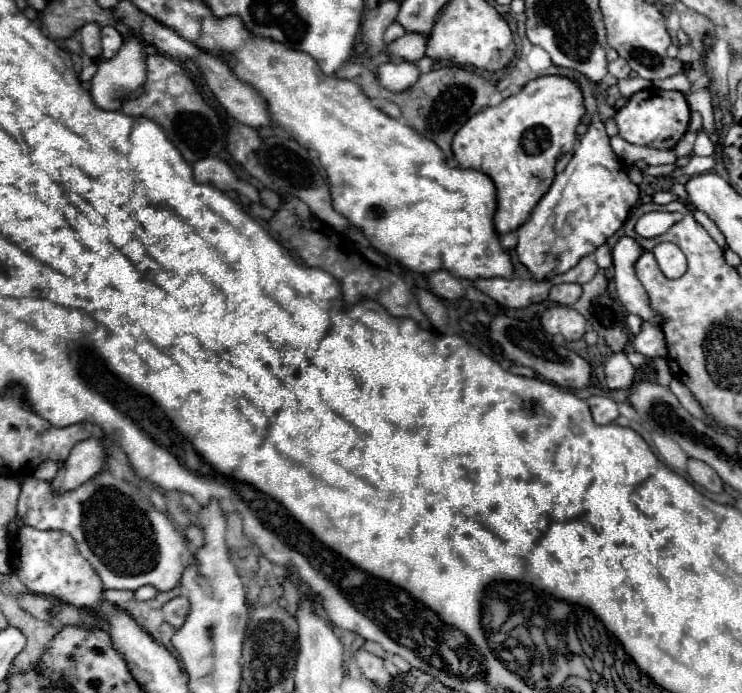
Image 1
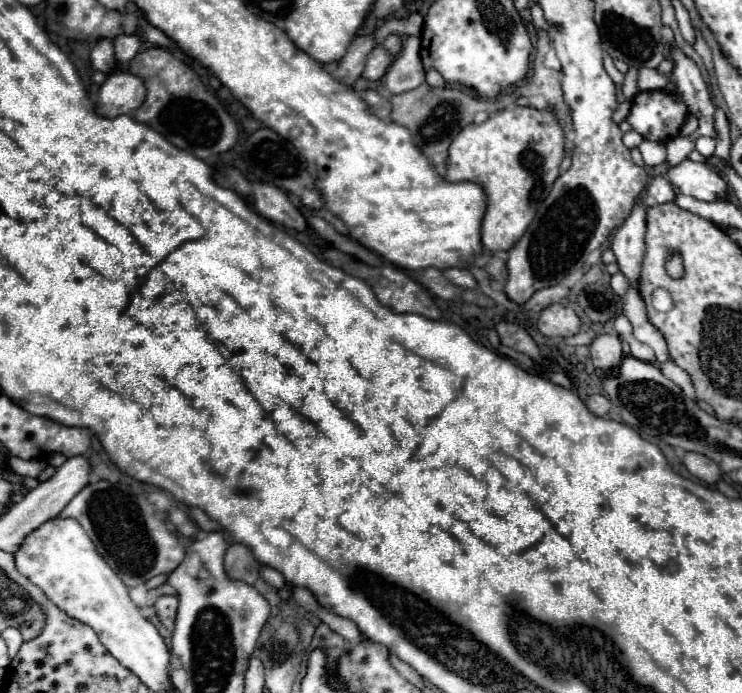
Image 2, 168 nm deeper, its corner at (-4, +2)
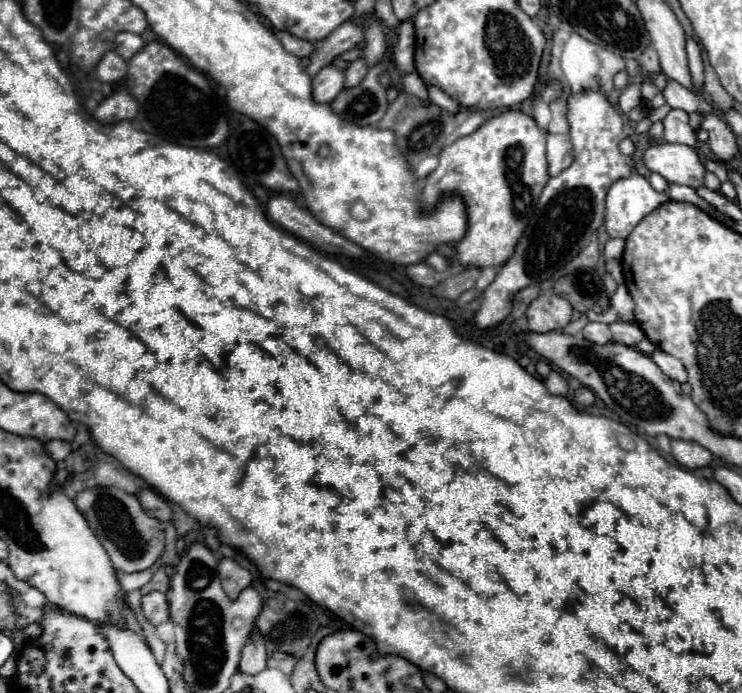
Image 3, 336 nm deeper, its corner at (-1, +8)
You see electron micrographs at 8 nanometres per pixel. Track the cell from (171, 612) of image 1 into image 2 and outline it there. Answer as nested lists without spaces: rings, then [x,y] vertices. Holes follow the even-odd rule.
[[[162,596],[156,600],[156,610],[158,610],[158,618],[160,622],[172,630],[174,628],[174,618],[176,618],[176,610],[178,610],[178,598],[176,596]]]

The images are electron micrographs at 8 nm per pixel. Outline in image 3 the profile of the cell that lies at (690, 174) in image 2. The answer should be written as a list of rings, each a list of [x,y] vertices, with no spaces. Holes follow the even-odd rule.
[[[651,142],[643,152],[643,162],[651,172],[661,174],[667,182],[703,186],[705,166],[699,162],[693,148],[685,144]]]

